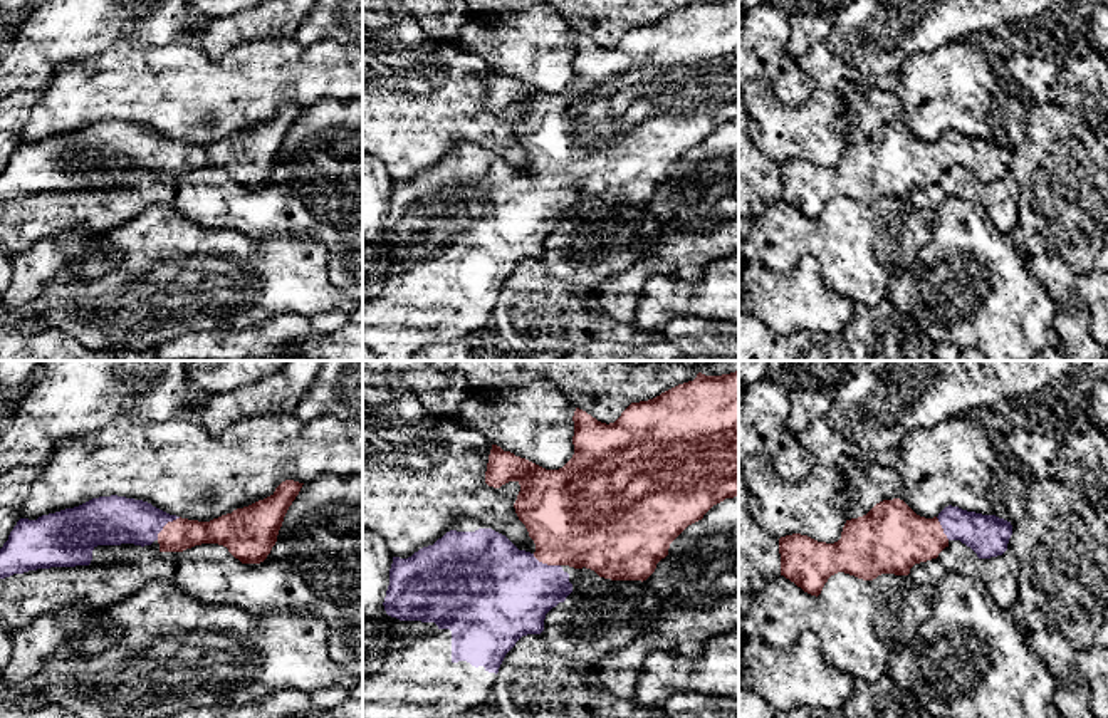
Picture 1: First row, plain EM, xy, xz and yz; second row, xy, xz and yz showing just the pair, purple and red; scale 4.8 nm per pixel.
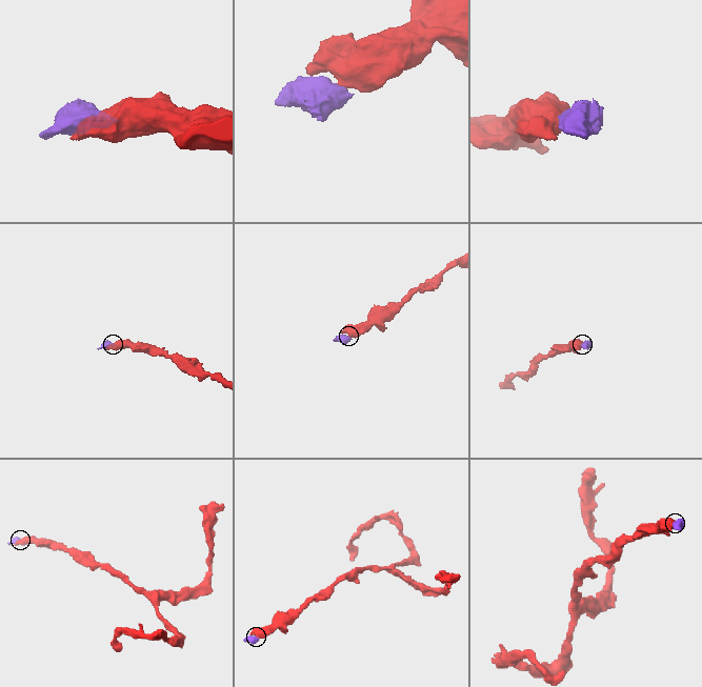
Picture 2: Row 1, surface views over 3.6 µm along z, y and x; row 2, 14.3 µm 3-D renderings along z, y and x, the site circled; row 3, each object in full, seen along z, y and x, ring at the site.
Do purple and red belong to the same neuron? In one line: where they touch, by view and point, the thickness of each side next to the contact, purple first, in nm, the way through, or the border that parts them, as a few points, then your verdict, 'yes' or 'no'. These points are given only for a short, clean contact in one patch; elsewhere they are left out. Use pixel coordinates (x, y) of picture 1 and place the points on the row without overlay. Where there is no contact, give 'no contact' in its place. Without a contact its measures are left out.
contact xy (165, 148); calibres 240 and 150 nm; way xy (113, 145), (165, 148), (175, 158), (182, 158); yes

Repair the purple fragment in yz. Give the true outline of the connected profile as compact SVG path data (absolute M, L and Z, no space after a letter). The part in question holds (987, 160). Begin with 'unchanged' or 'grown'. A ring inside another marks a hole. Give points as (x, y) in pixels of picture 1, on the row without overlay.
grown | M883 124L866 139L846 144L841 163L834 168L818 166L807 159L792 158L779 163L781 200L804 216L819 220L828 203L838 196L873 205L881 198L908 200L915 188L937 183L950 164L960 164L979 183L1002 180L1012 159L1011 146L996 139L945 131L937 141L917 139L903 124Z

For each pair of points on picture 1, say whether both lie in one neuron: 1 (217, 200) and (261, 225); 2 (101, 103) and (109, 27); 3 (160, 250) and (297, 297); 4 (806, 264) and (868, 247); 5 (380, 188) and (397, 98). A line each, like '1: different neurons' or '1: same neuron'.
1: same neuron
2: different neurons
3: same neuron
4: different neurons
5: different neurons

